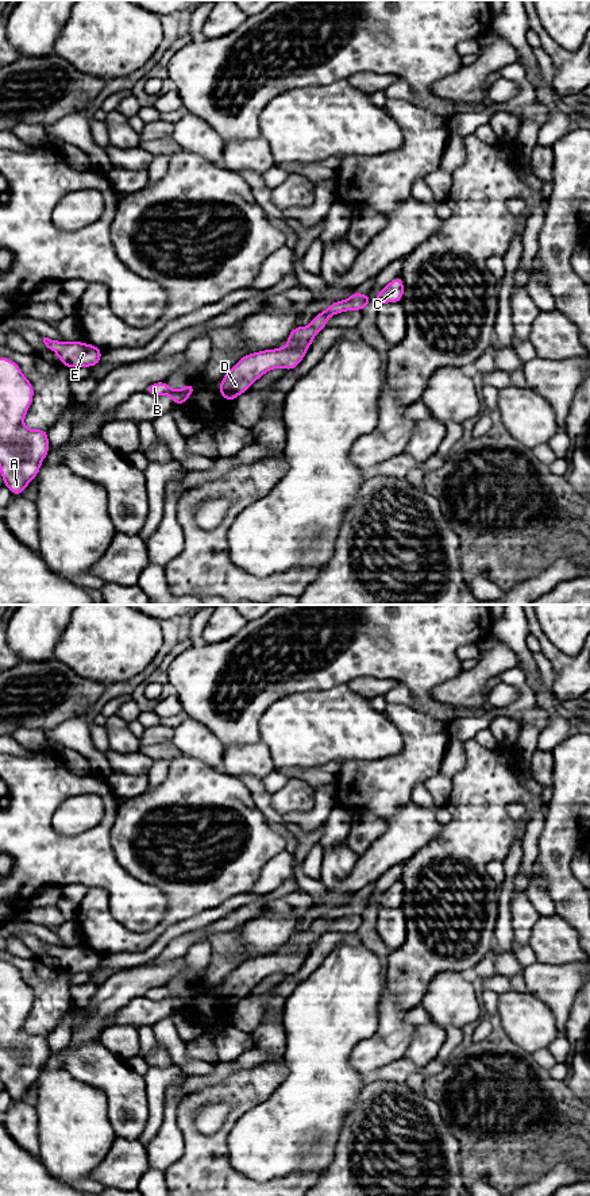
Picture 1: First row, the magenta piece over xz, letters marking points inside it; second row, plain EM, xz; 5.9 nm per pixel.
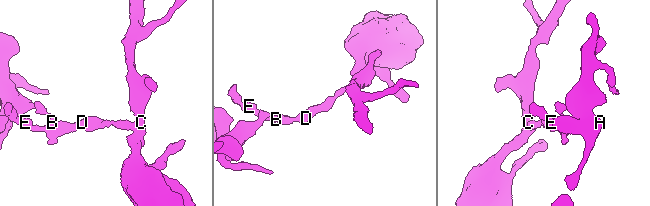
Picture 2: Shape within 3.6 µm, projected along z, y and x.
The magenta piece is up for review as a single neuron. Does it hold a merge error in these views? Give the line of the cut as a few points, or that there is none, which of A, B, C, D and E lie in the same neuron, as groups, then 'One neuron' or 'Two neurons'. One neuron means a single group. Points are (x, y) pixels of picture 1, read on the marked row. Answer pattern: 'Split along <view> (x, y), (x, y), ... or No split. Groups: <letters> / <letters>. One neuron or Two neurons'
No split. Groups: A B C D E. One neuron

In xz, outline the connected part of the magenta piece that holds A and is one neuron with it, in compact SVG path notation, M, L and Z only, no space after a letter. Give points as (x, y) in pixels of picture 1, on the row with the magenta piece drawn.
M0 356L0 474L12 495L20 495L39 474L50 450L47 429L28 429L23 421L34 400L34 386L16 362Z

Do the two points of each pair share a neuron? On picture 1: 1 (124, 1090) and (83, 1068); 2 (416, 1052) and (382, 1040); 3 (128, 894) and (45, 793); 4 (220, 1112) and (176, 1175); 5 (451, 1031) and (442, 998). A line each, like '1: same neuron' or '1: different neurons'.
1: same neuron
2: different neurons
3: same neuron
4: different neurons
5: different neurons

